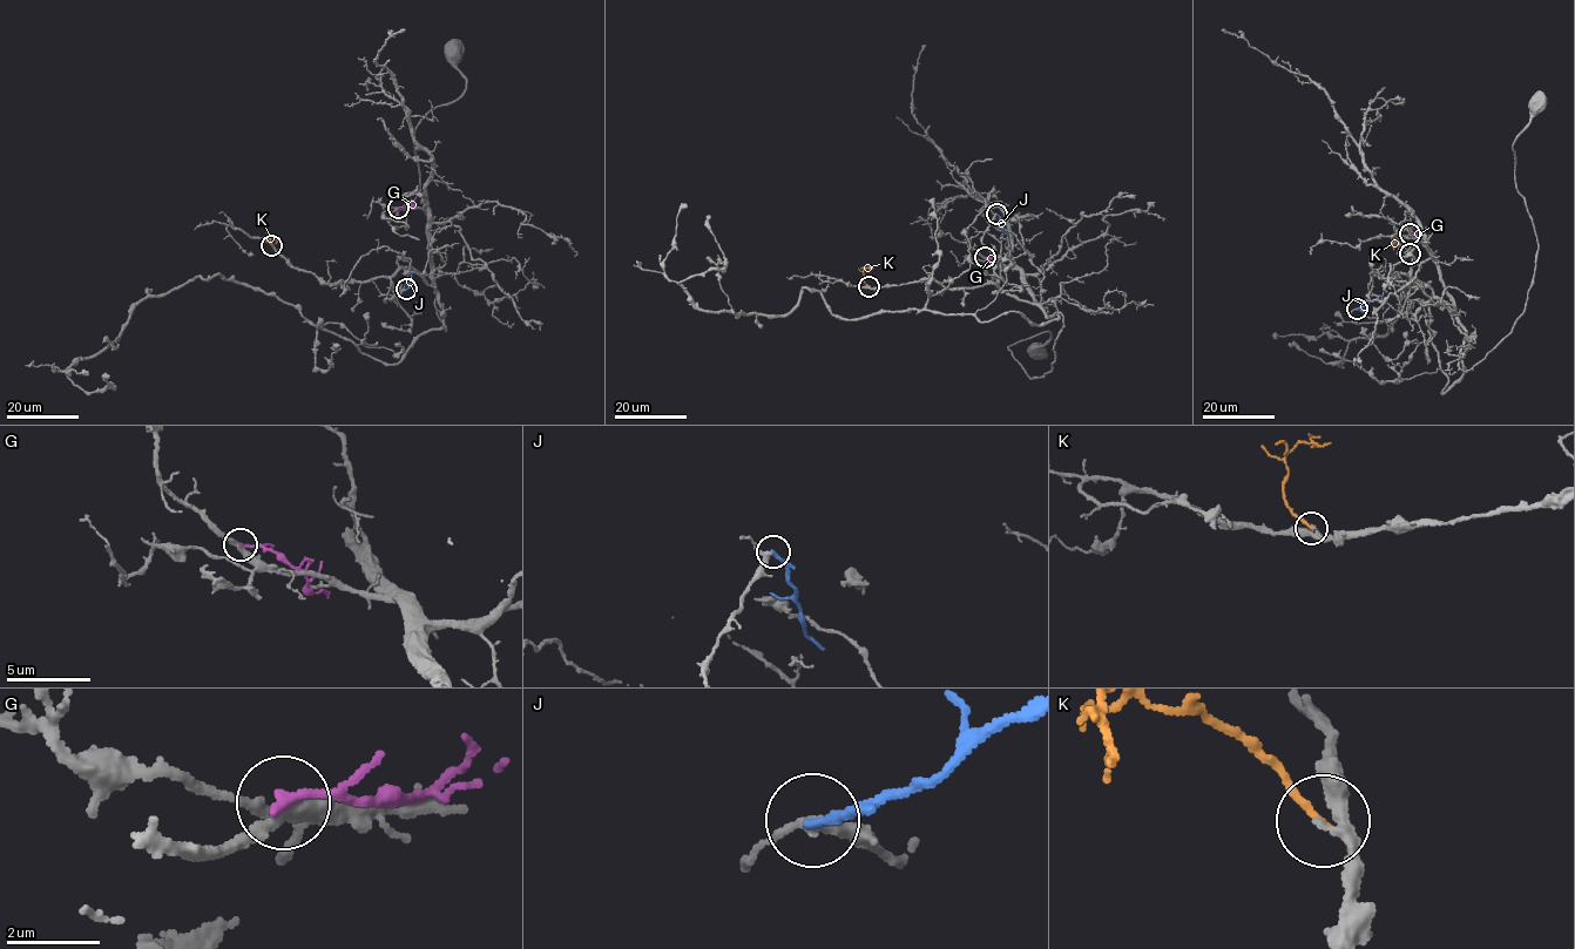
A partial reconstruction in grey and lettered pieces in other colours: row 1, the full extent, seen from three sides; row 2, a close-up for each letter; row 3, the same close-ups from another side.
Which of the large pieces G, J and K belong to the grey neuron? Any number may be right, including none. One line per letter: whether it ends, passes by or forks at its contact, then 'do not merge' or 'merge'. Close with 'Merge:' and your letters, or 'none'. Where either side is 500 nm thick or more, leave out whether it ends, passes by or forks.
G: it ends; do not merge
J: it ends; do not merge
K: it ends; merge
Merge: K

